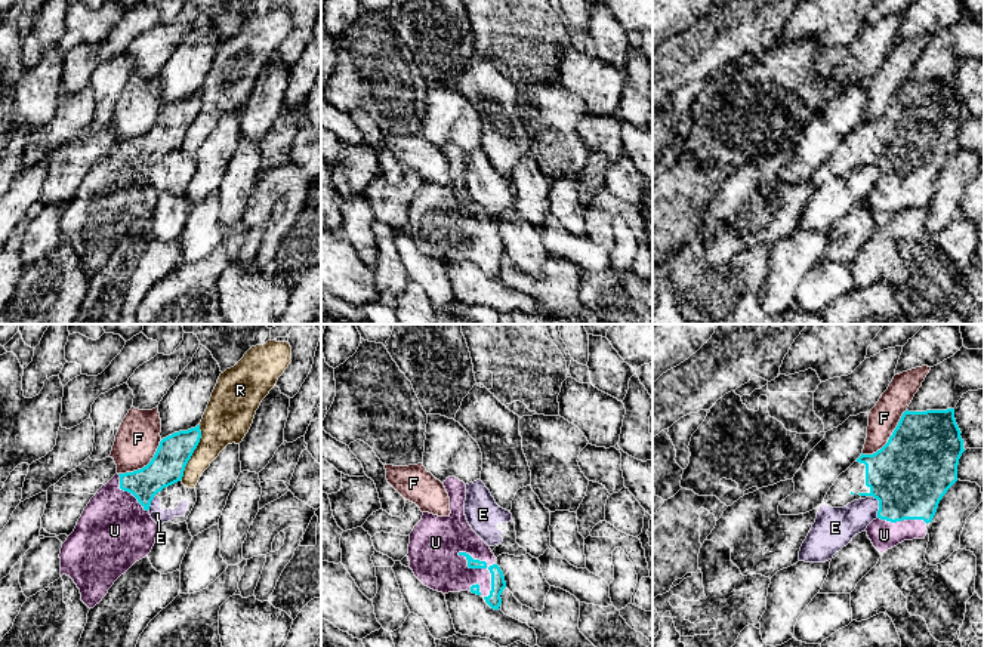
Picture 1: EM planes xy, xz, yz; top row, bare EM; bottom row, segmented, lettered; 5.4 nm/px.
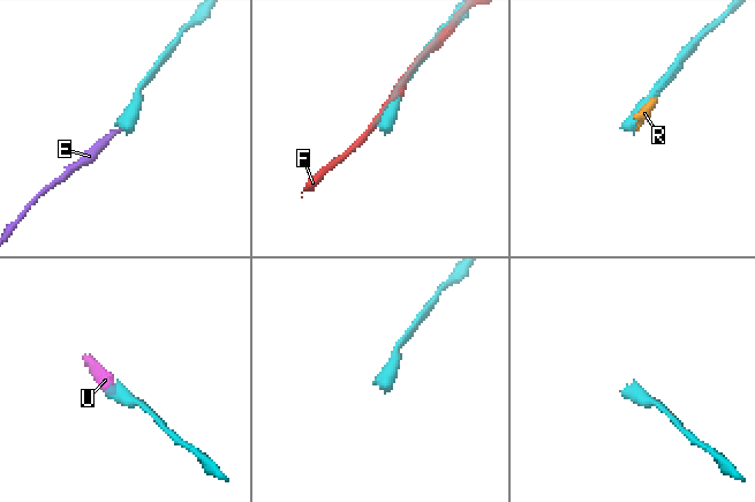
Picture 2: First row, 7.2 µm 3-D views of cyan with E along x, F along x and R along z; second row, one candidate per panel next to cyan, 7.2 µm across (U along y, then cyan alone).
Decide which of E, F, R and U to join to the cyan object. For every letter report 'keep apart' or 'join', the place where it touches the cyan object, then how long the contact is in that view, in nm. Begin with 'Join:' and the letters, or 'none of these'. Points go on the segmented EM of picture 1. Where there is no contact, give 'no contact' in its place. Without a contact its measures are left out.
Join: U
E: keep apart | yz (879, 507) | 120 nm
F: keep apart | yz (890, 437) | 340 nm
R: keep apart | xy (193, 452) | 320 nm
U: join | xz (486, 567) | 300 nm

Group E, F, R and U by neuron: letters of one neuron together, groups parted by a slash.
E / F / R / U

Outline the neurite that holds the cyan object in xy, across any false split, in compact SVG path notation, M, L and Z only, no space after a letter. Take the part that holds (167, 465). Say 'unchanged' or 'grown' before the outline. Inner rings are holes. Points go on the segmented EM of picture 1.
grown; M200 425L163 438L146 466L133 472L115 474L84 508L74 532L62 543L59 558L61 576L67 574L74 580L81 601L89 609L99 604L114 582L151 552L160 527L149 515L151 500L164 487L182 480L200 438Z

